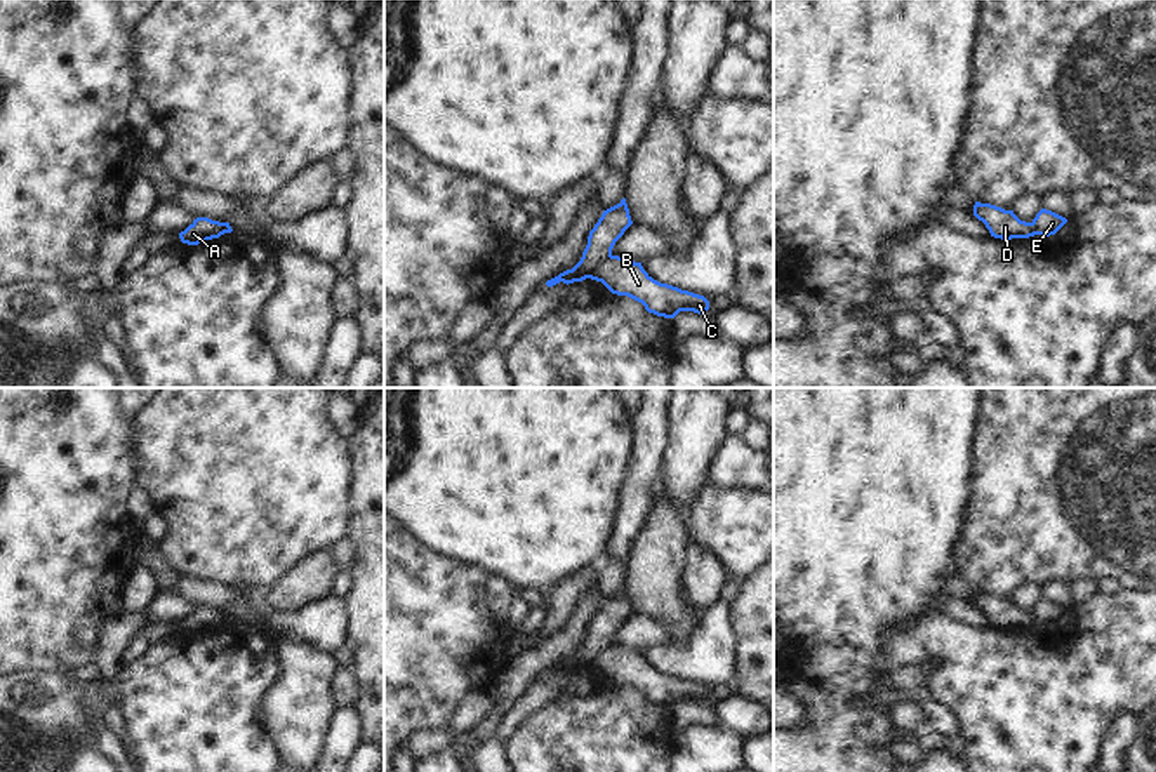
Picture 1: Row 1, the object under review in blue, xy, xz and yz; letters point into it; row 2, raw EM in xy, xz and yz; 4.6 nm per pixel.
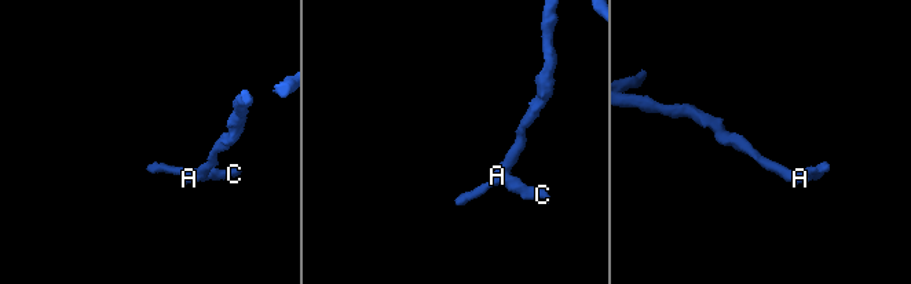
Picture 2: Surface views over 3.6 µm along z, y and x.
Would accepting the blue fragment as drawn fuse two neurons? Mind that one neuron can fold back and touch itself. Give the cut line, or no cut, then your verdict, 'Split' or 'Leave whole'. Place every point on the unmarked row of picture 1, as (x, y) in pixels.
Split along xz (611, 644), (588, 666). Split

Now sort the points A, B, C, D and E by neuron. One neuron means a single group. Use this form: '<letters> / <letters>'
A D / B C E

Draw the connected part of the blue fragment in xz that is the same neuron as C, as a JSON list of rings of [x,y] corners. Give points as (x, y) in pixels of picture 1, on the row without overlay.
[[[619,645],[600,650],[589,668],[601,671],[612,683],[641,692],[657,706],[674,708],[680,701],[701,704],[709,699],[704,685],[661,673],[643,659],[641,652]]]

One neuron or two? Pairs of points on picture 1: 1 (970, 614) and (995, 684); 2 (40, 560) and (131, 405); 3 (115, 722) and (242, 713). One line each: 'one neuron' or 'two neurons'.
1: two neurons
2: two neurons
3: two neurons

